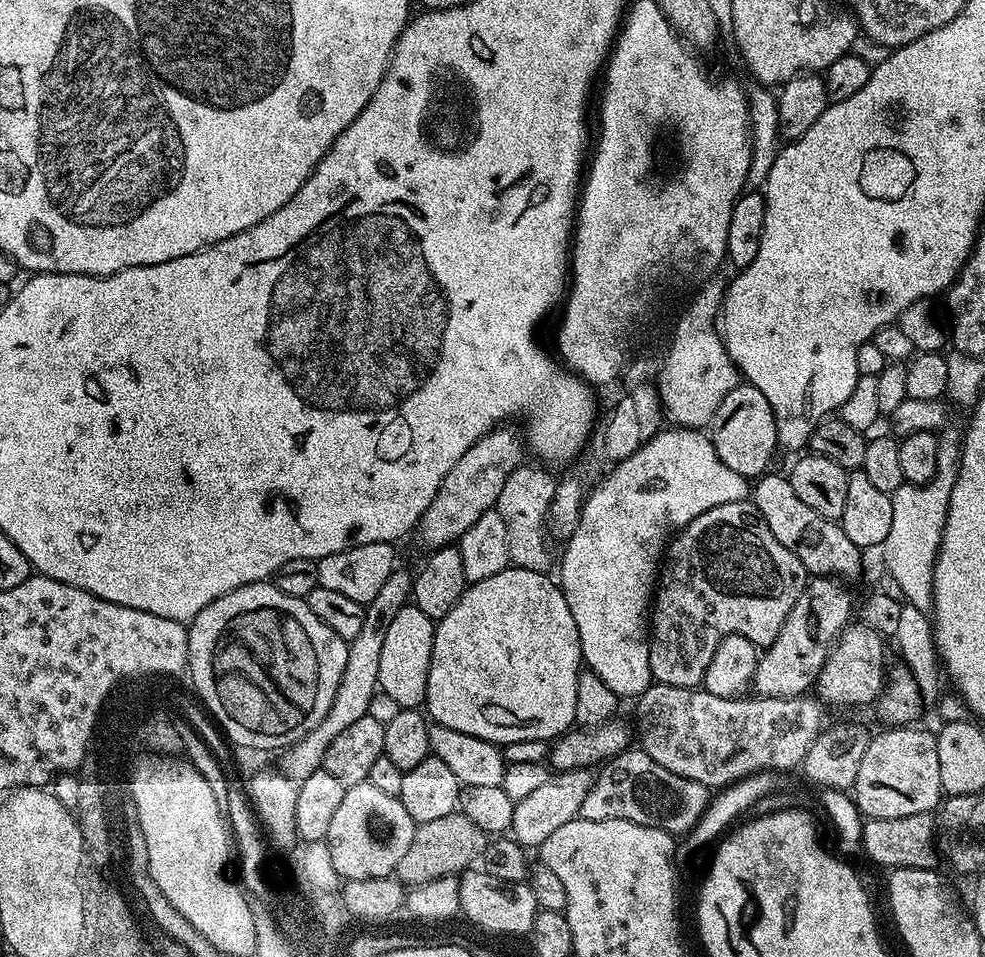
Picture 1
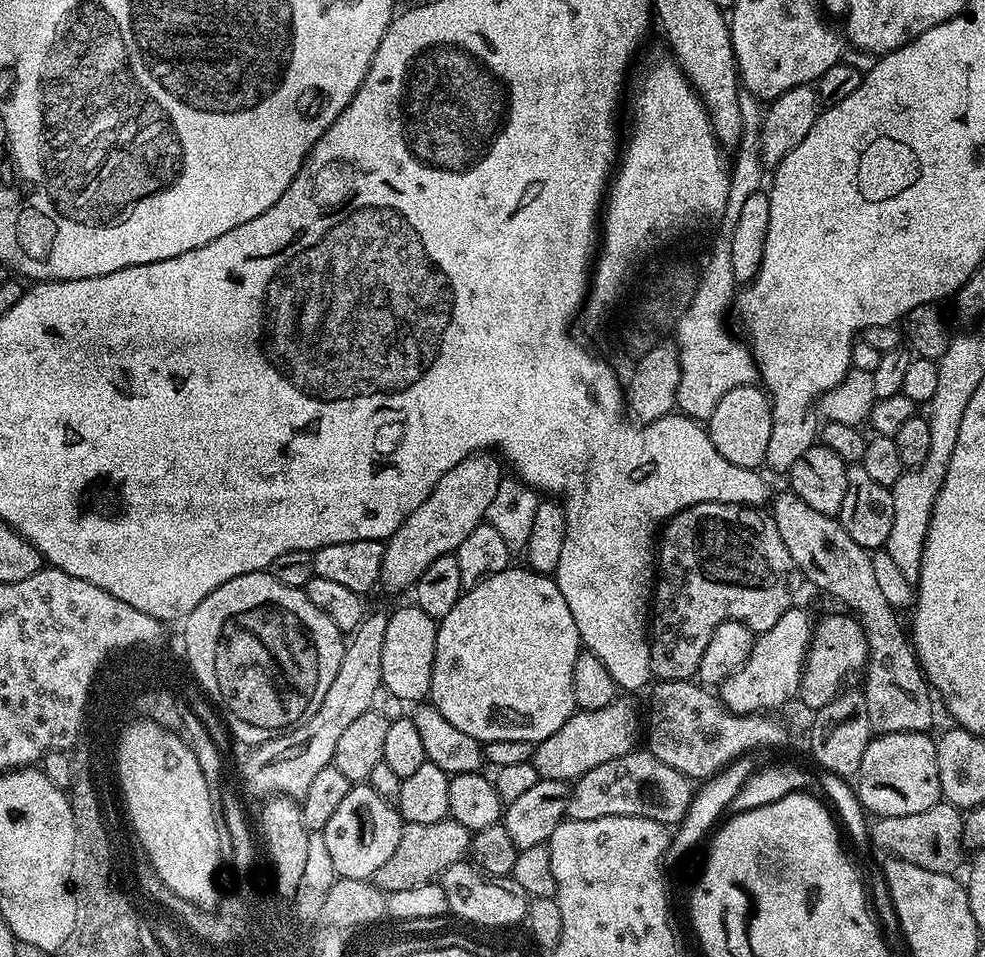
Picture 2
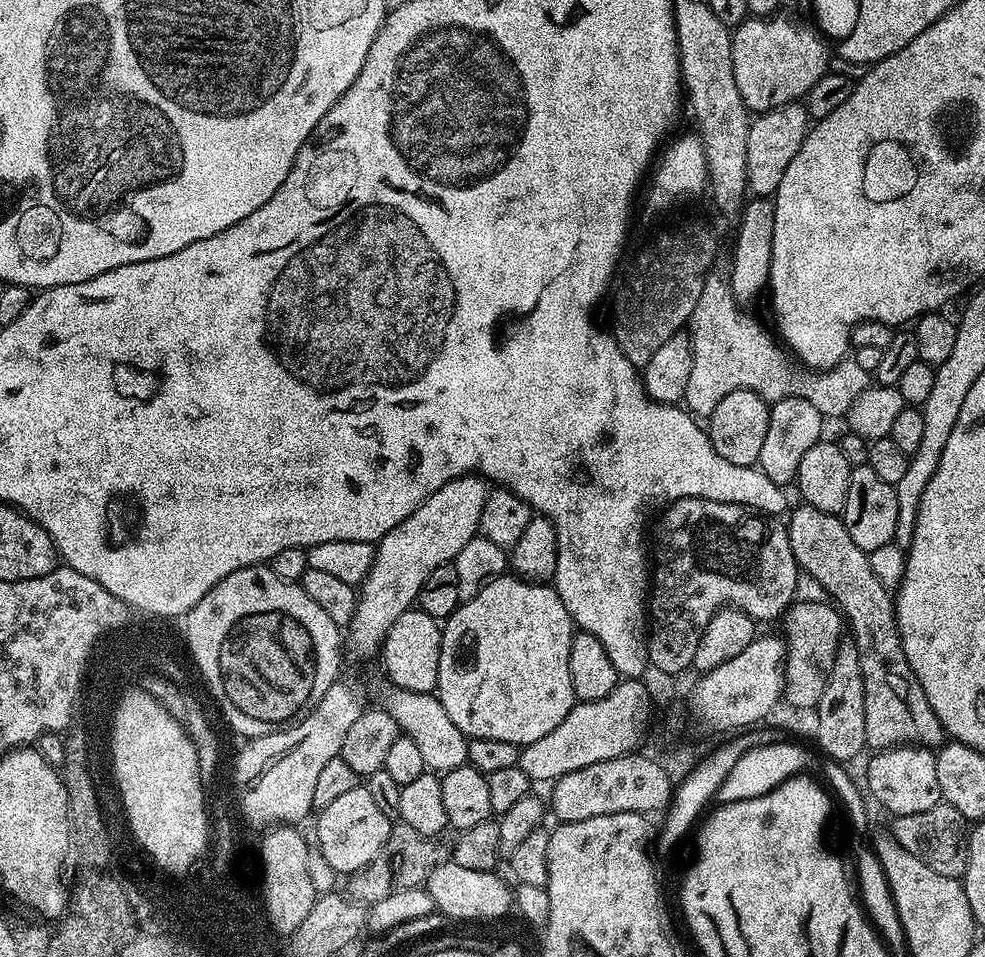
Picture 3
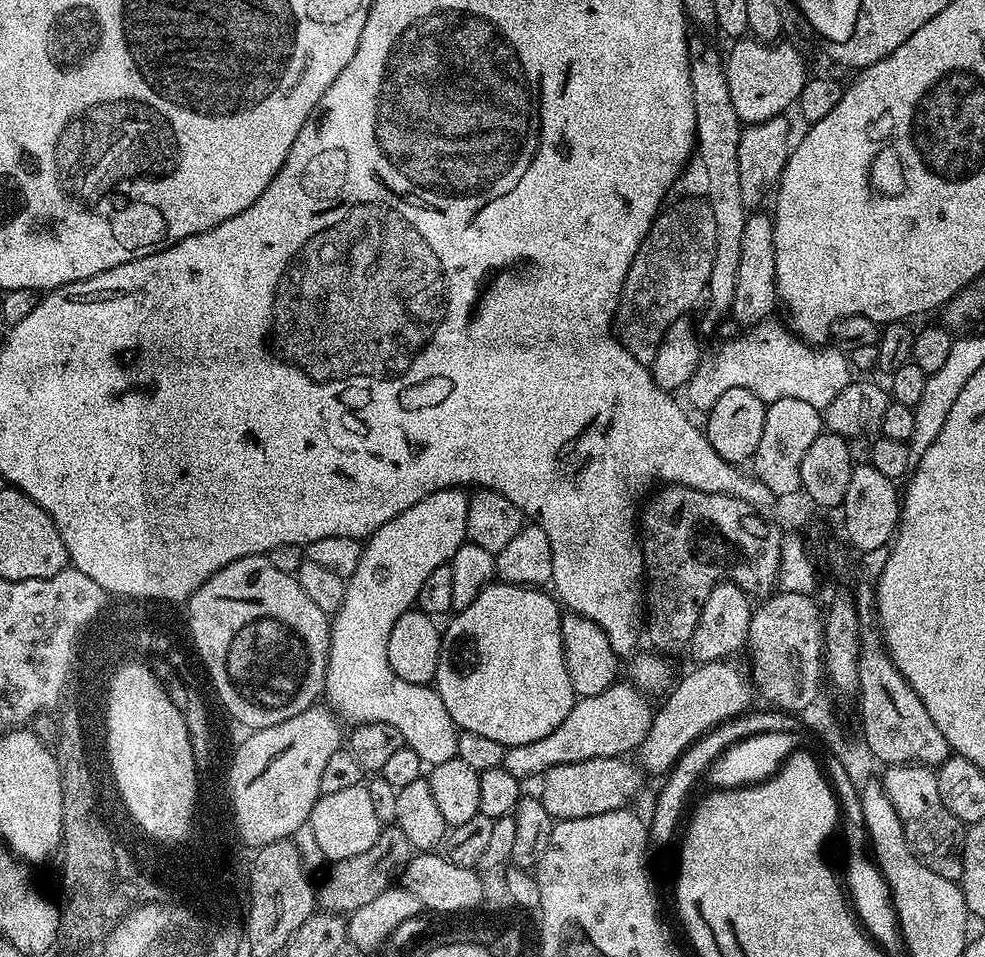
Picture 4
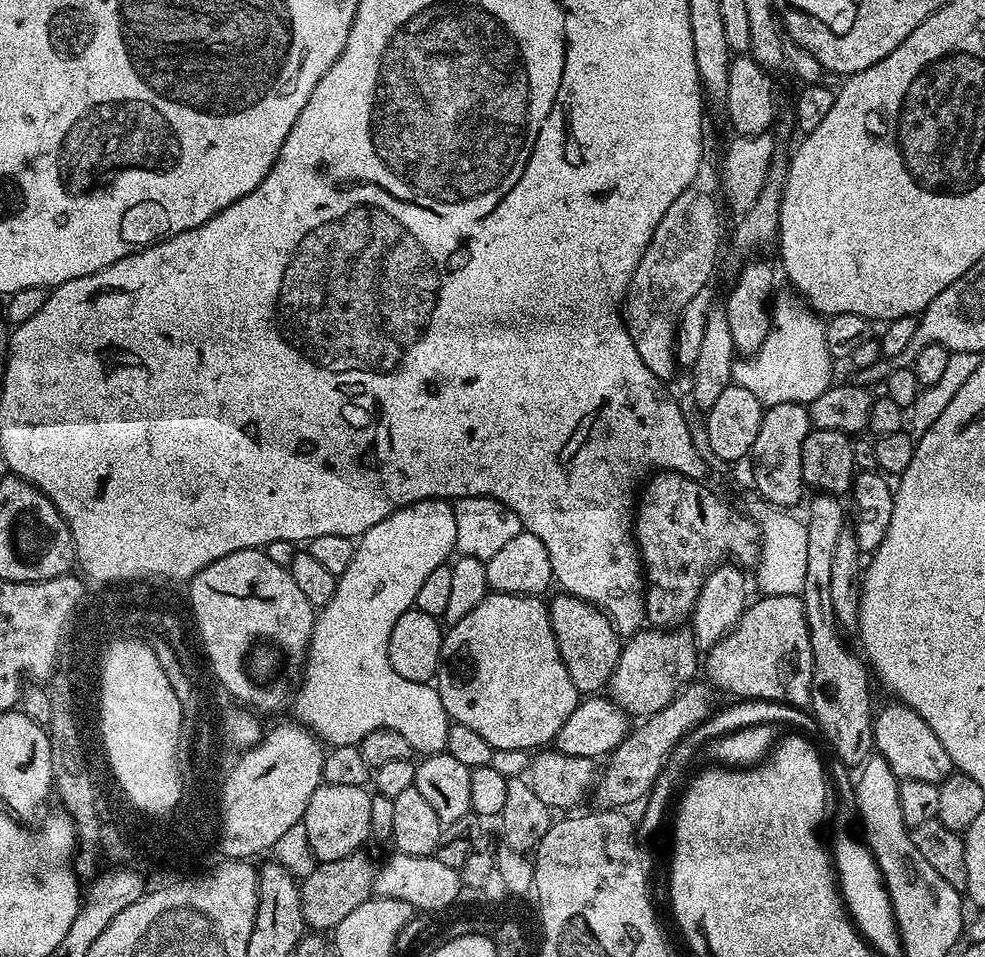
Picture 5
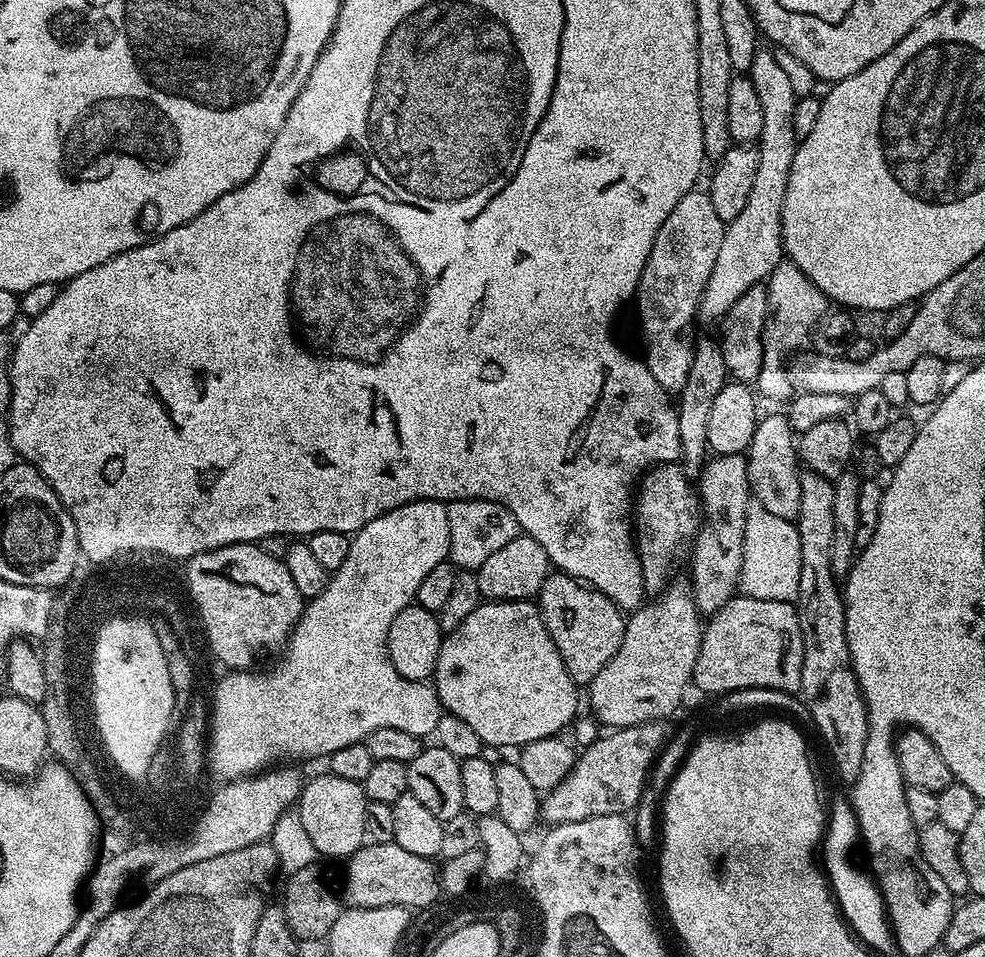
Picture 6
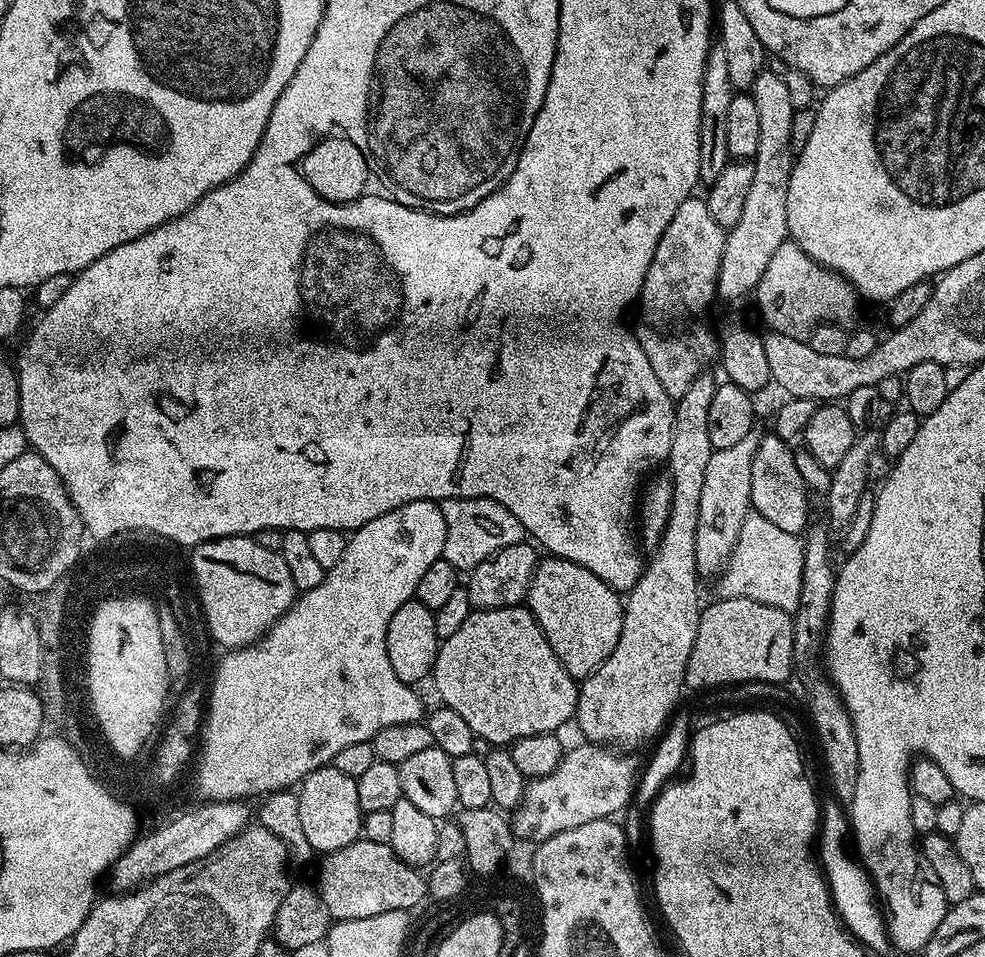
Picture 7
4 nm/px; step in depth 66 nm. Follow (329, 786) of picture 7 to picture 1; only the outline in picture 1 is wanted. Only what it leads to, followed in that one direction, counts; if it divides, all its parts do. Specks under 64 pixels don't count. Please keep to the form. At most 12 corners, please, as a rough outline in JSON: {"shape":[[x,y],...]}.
{"shape":[[351,785],[326,841],[344,880],[391,877],[417,827],[399,796]]}

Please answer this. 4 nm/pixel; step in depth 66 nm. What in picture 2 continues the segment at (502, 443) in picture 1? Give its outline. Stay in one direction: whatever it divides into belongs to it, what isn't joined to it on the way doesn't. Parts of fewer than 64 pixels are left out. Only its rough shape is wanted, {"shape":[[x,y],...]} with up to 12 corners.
{"shape":[[468,456],[384,544],[380,584],[411,589],[485,523],[502,479]]}

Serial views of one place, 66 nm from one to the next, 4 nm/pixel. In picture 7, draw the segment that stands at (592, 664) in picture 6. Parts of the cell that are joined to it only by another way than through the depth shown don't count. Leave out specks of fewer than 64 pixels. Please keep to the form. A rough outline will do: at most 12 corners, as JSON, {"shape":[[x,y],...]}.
{"shape":[[560,556],[526,607],[574,678],[618,646],[621,593]]}

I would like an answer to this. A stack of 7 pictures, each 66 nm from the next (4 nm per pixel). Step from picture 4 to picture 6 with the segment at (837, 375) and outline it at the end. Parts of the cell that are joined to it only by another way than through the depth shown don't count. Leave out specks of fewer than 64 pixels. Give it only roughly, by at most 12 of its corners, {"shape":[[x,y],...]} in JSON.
{"shape":[[777,265],[764,330],[761,397],[793,395],[784,364],[811,341],[828,297]]}

